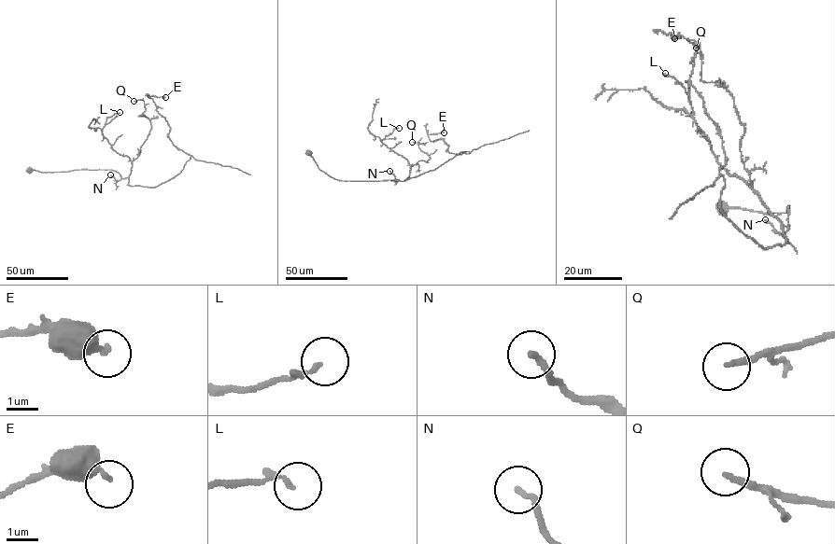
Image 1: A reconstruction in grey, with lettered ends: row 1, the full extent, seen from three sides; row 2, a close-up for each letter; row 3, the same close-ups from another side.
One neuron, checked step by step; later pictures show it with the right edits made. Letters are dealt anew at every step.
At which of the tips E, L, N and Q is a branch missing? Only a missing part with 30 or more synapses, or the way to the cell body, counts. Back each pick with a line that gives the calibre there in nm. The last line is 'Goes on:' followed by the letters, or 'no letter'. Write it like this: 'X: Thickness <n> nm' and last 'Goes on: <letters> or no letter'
Goes on: no letter

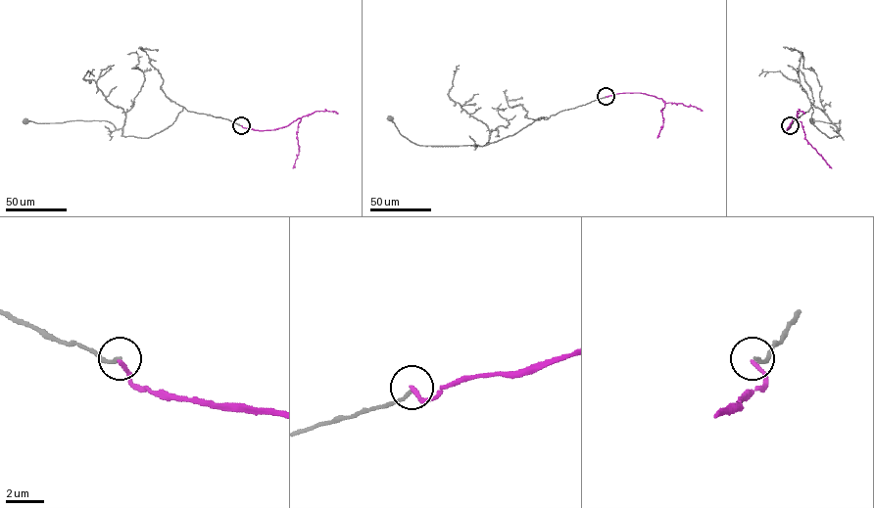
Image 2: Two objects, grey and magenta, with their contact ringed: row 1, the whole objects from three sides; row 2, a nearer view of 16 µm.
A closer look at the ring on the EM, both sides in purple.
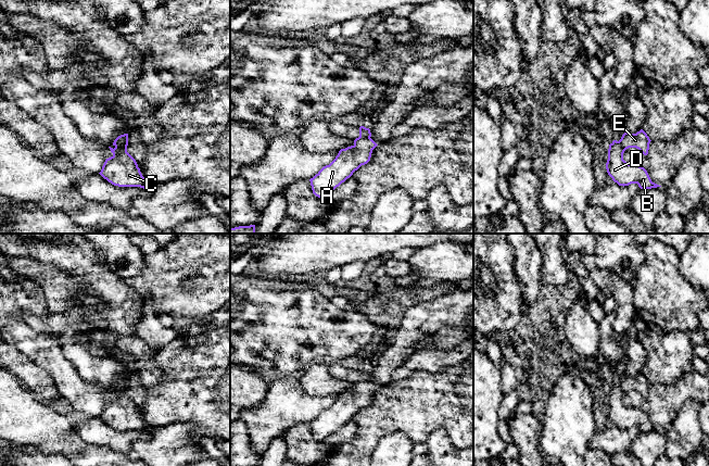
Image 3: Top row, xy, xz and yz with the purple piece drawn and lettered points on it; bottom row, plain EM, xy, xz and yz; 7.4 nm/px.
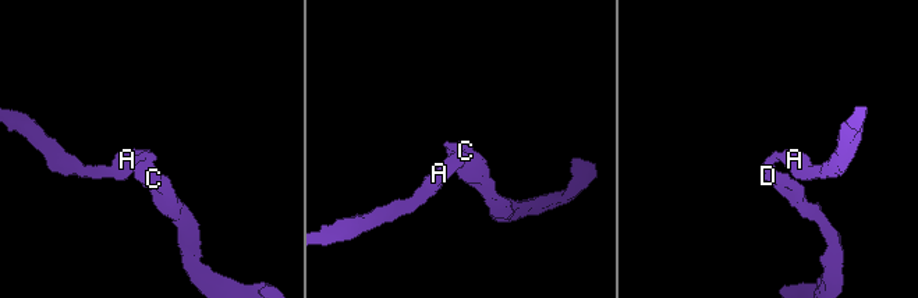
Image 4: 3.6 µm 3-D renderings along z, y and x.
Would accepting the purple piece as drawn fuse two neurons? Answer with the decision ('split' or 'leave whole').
split

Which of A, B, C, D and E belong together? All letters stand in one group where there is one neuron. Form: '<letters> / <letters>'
A E / B C D

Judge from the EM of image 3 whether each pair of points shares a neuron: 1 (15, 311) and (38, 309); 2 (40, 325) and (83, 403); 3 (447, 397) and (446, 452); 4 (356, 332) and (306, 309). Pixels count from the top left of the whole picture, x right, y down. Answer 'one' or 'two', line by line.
1: one
2: two
3: two
4: one

